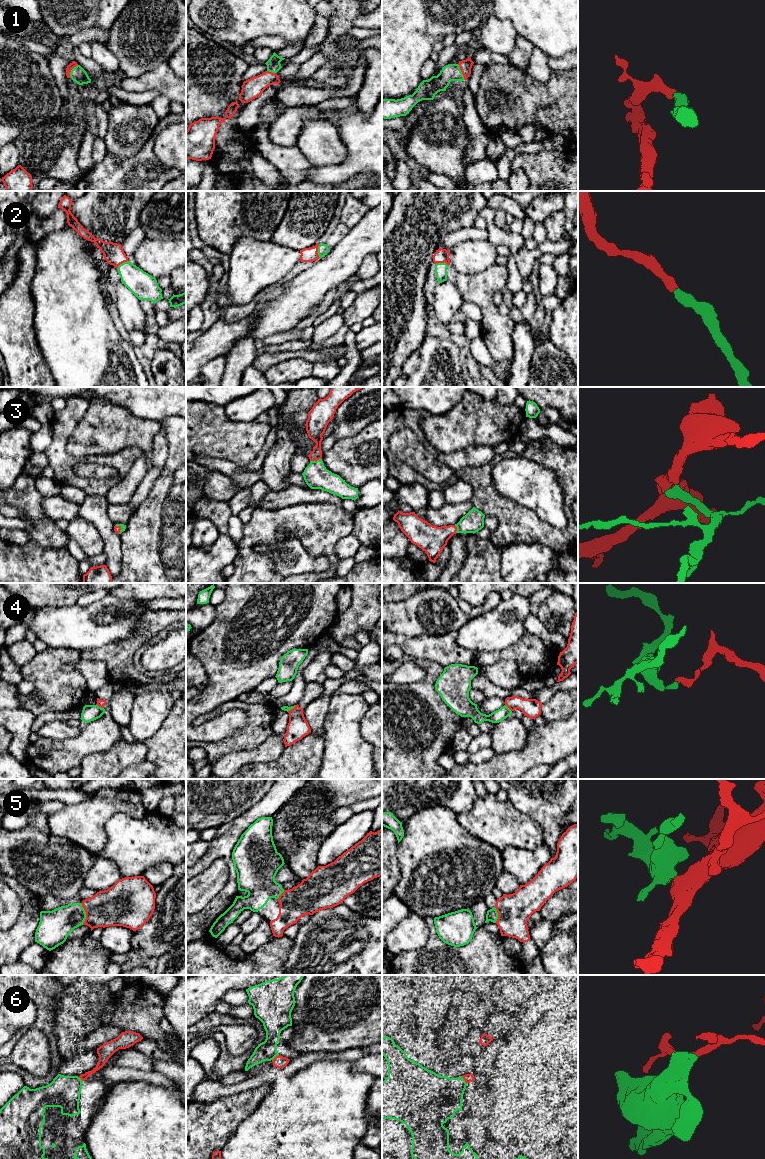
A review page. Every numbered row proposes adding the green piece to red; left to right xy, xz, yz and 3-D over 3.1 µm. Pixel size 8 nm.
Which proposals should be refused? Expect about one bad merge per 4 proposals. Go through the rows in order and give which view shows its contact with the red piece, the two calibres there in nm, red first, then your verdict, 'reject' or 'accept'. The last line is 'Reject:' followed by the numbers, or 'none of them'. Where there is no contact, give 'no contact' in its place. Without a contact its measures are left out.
1: contact in yz; calibres 100 and 140 nm; accept
2: contact in xz; calibres 120 and 80 nm; accept
3: contact in xz; calibres 140 and 200 nm; accept
4: contact in xy; calibres 60 and 130 nm; reject
5: contact in xy; calibres 320 and 240 nm; accept
6: contact in yz; calibres 70 and 340 nm; reject
Reject: 4, 6

